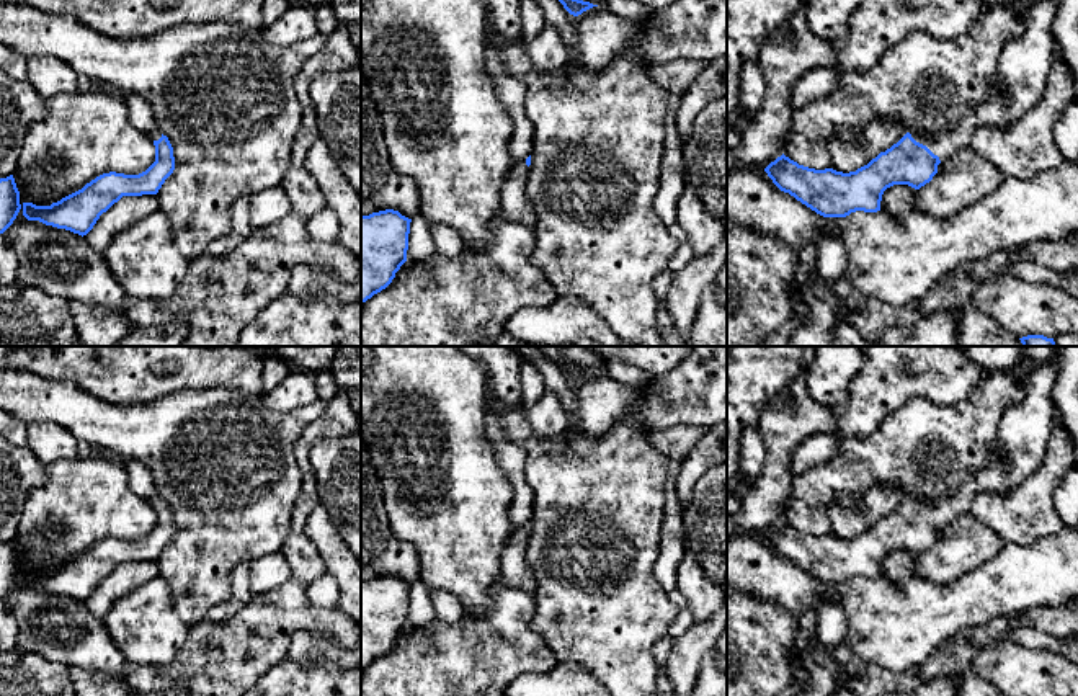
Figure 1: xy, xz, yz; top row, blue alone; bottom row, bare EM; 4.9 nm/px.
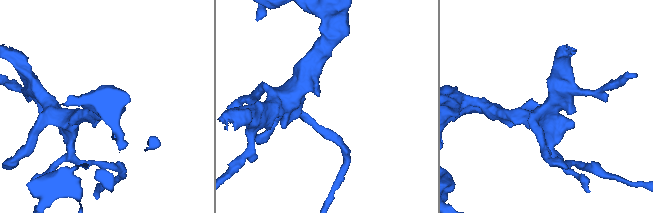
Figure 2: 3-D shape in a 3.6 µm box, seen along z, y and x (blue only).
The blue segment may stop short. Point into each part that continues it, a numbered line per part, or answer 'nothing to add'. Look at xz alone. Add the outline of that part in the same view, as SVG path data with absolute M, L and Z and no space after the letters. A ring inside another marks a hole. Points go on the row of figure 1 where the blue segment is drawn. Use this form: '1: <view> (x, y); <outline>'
1: xz (515, 205); M526 160L516 162L501 188L501 219L532 227L536 212L524 191L529 167Z

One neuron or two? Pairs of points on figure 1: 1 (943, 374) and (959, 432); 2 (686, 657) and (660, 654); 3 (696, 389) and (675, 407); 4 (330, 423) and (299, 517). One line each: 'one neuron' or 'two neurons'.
1: two neurons
2: two neurons
3: one neuron
4: one neuron

